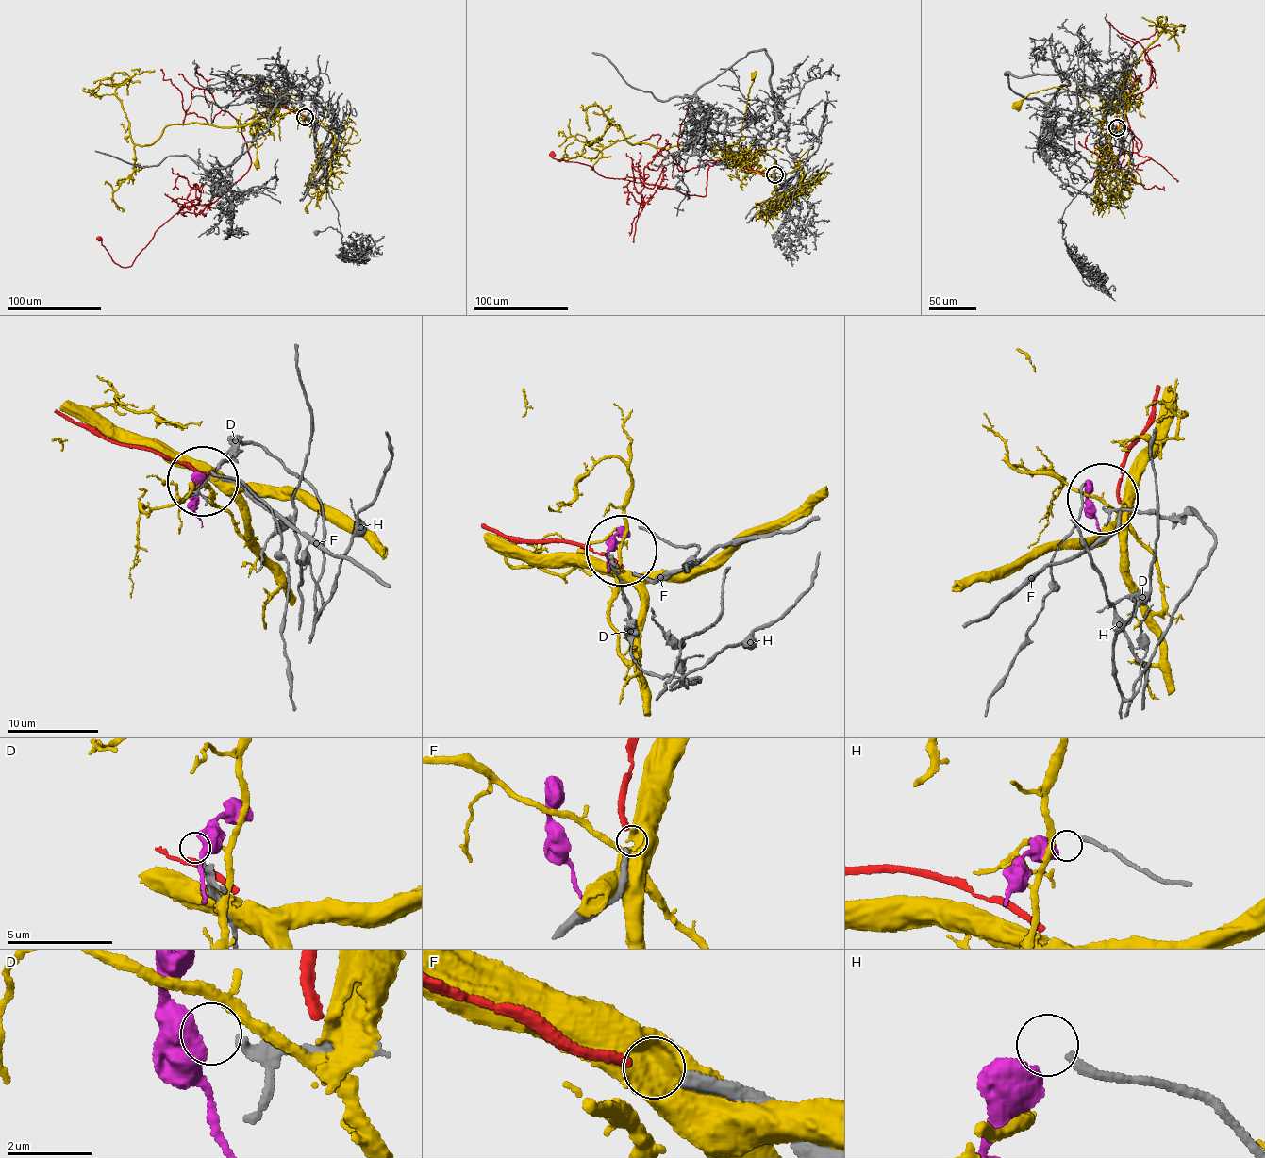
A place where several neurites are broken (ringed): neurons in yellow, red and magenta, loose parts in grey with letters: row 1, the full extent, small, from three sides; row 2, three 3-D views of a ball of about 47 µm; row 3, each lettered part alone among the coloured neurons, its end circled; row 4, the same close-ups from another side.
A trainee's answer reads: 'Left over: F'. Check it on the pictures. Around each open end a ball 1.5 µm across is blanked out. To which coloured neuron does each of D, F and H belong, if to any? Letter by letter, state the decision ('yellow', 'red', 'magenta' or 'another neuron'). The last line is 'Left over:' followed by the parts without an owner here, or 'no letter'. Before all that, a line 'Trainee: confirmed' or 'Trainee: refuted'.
Trainee: refuted
D: another neuron
F: red
H: magenta
Left over: D

